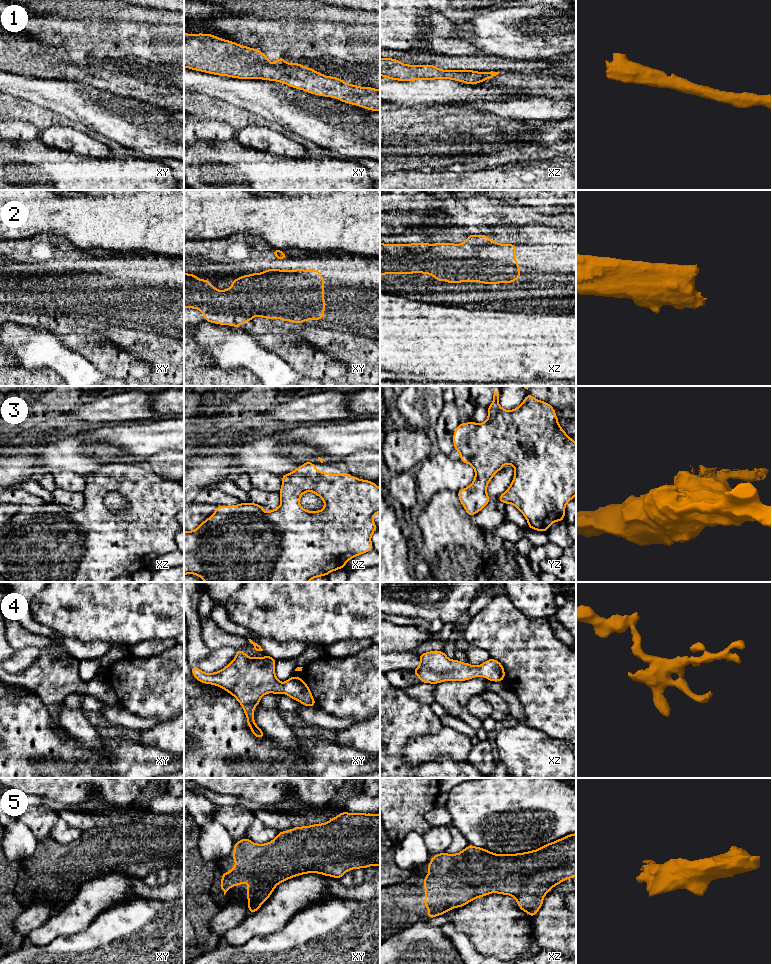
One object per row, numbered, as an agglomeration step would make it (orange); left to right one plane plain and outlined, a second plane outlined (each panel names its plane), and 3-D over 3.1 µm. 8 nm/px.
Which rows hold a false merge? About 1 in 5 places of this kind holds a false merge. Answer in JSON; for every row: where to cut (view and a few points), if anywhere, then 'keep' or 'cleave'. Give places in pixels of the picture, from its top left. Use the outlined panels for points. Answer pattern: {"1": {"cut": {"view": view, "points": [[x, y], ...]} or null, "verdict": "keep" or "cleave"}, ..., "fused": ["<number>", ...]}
{"1": {"cut": null, "verdict": "keep"}, "2": {"cut": null, "verdict": "keep"}, "3": {"cut": {"view": "xz", "points": [[306, 463], [309, 464]]}, "verdict": "cleave"}, "4": {"cut": null, "verdict": "keep"}, "5": {"cut": null, "verdict": "keep"}, "fused": ["3"]}

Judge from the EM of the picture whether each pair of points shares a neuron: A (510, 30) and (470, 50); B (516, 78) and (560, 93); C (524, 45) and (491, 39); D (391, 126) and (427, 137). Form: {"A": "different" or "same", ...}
{"A": "different", "B": "same", "C": "same", "D": "same"}

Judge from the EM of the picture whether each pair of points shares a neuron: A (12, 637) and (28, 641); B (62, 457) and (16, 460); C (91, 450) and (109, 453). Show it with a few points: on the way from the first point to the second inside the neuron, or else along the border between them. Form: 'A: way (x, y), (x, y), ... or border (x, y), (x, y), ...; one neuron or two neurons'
A: way (16, 637), (24, 638); one neuron
B: border (52, 442), (34, 449), (38, 469), (31, 479); two neurons
C: way (95, 450), (105, 452); one neuron

